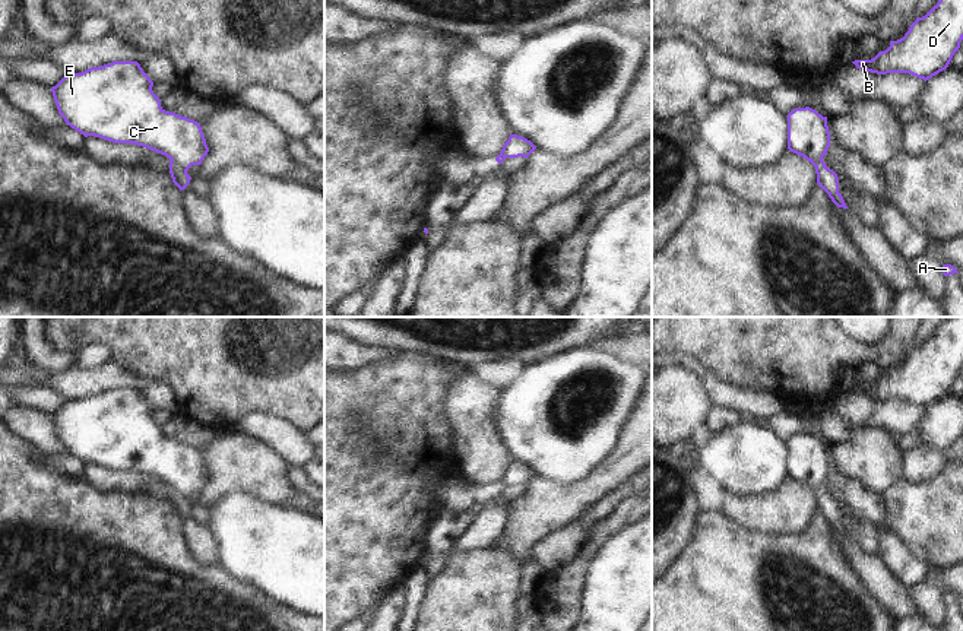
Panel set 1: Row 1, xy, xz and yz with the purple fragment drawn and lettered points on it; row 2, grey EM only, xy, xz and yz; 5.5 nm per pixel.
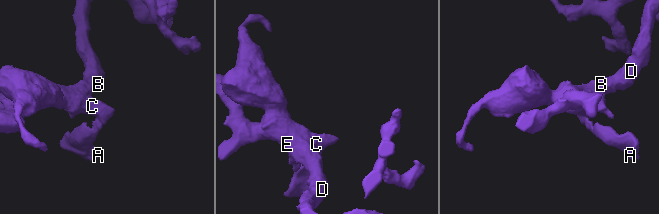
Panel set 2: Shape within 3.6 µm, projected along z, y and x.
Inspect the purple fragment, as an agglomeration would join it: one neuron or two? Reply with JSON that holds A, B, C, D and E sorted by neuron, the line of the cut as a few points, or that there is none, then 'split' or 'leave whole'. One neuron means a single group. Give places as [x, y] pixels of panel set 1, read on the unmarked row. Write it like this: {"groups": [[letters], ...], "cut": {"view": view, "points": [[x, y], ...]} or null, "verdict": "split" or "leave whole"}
{"groups": [["A"], ["B", "C", "D", "E"]], "cut": {"view": "xy", "points": [[171, 487], [186, 500]]}, "verdict": "split"}

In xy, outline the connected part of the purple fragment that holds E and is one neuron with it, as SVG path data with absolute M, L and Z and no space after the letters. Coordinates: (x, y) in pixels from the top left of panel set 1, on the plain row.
M137 389L66 400L51 415L58 441L83 462L132 470L170 485L186 500L209 479L200 450L165 438Z

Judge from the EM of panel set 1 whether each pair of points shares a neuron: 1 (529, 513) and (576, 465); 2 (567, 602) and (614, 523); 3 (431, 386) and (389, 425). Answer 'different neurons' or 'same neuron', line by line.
1: different neurons
2: same neuron
3: same neuron

